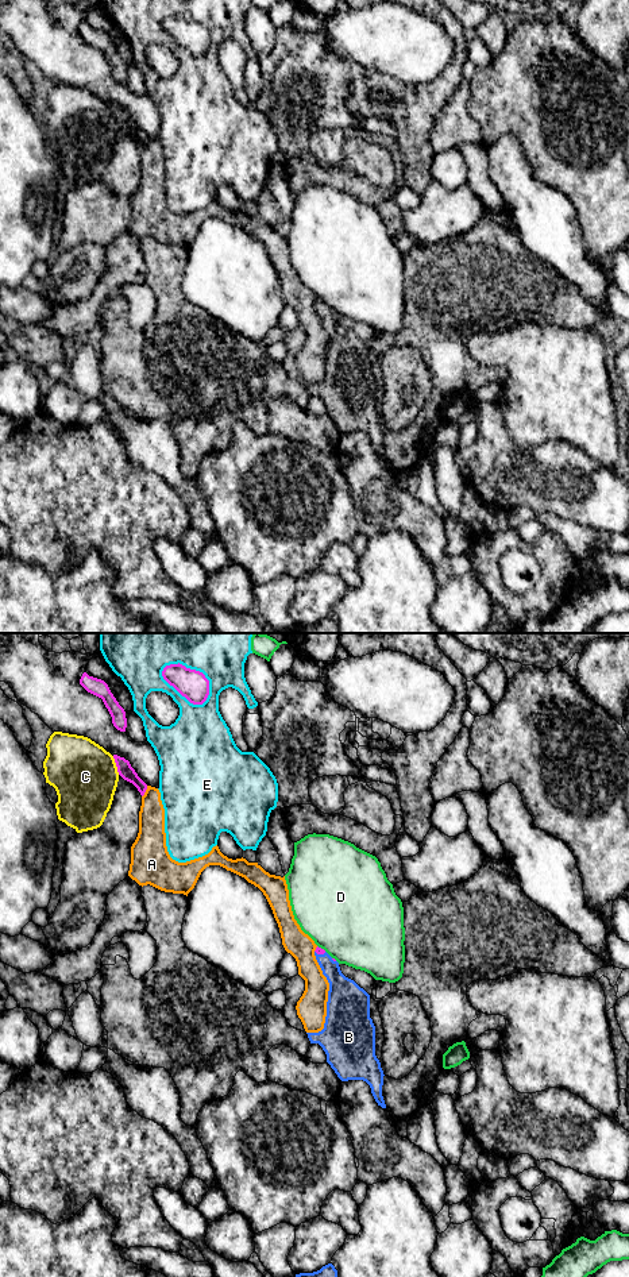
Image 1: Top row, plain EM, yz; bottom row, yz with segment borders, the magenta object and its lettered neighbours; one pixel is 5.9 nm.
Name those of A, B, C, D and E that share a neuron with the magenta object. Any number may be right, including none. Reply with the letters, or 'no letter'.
B

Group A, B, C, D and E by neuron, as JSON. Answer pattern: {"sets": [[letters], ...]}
{"sets": [["A"], ["B"], ["C"], ["D"], ["E"]]}

